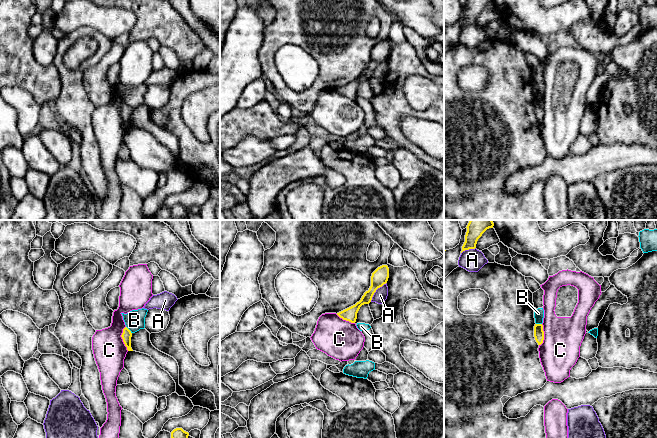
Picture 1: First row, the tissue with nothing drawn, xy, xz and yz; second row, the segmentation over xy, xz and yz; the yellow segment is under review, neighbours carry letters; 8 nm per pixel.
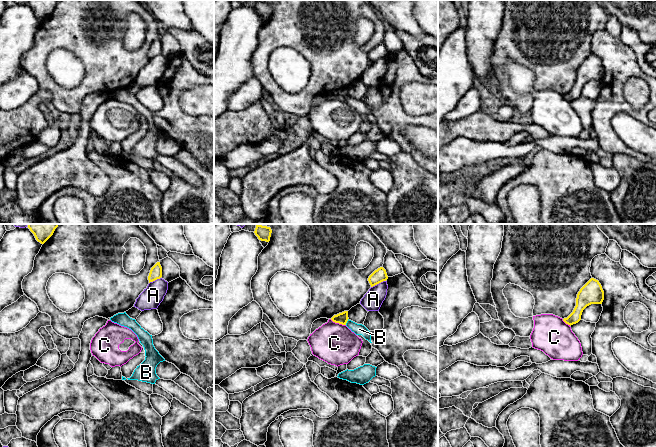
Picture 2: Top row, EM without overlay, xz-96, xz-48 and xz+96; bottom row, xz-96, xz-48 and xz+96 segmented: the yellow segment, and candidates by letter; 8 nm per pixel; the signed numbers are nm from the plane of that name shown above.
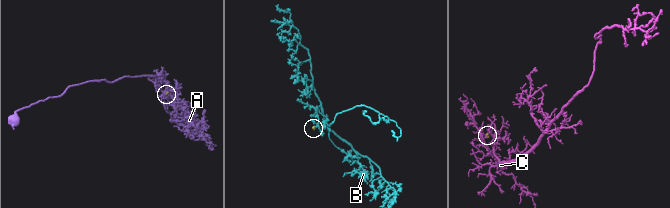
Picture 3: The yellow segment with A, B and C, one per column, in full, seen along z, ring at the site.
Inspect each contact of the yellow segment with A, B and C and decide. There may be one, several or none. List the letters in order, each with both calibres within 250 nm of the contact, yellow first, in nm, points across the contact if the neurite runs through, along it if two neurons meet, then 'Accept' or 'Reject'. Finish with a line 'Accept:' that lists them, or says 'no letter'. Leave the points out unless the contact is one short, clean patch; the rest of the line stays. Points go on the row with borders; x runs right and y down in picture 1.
A: Thickness 130 nm (yellow) against 100 nm. Reject
B: Thickness 80 nm (yellow) against 160 nm. Boundary: xy (126, 326), (131, 333). Reject
C: Thickness 80 nm (yellow) against 260 nm. Boundary: xy (125, 326), (121, 338), (128, 350). Reject
Accept: no letter

